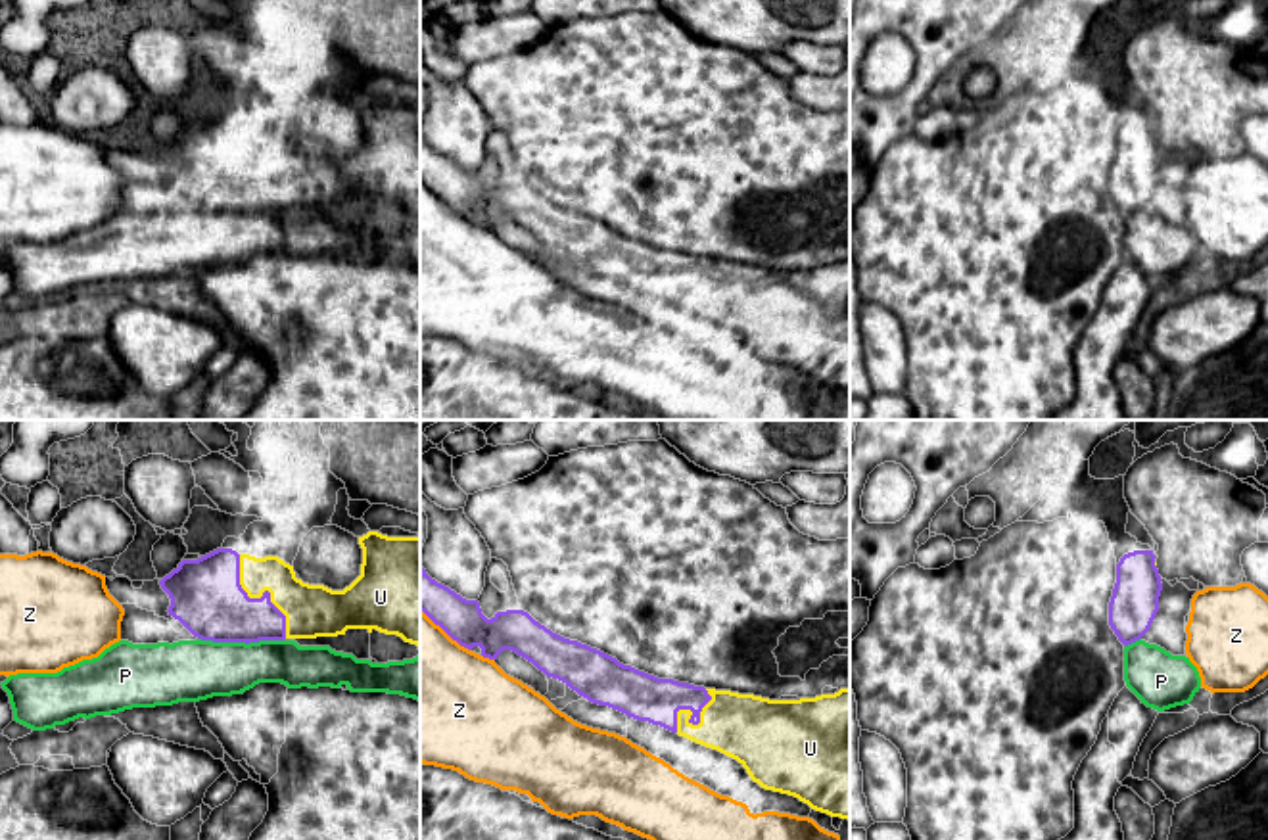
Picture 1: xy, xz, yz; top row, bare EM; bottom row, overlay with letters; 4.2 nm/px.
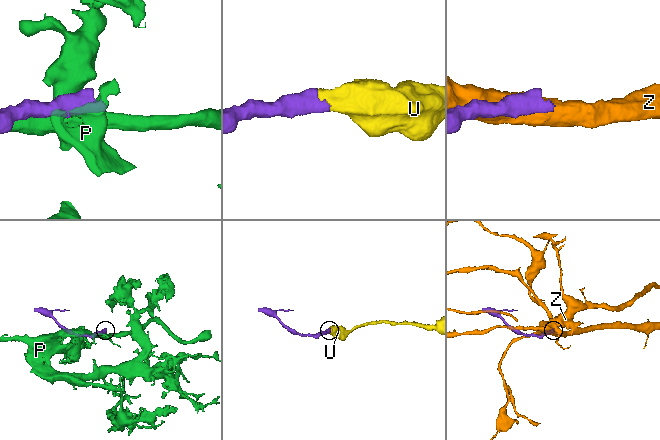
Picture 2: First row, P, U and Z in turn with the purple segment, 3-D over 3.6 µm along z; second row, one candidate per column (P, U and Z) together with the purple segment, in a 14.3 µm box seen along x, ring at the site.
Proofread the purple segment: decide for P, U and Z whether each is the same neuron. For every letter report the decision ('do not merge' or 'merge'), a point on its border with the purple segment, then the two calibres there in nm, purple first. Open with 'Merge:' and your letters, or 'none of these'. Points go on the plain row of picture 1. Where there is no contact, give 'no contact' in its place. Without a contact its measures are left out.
Merge: U
P: do not merge | xy (240, 211) | 300/260 nm
U: merge | xy (263, 165) | 300/220 nm
Z: do not merge | xz (488, 227) | 180/480 nm

